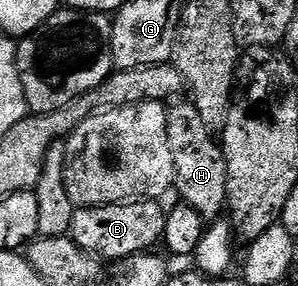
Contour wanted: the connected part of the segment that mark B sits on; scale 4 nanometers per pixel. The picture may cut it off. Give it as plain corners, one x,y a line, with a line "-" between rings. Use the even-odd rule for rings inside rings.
133,199
128,203
115,205
86,205
74,208
73,218
68,236
83,251
92,253
98,259
106,262
120,263
126,257
144,253
154,248
153,244
160,242
165,236
164,208
160,209
153,199

